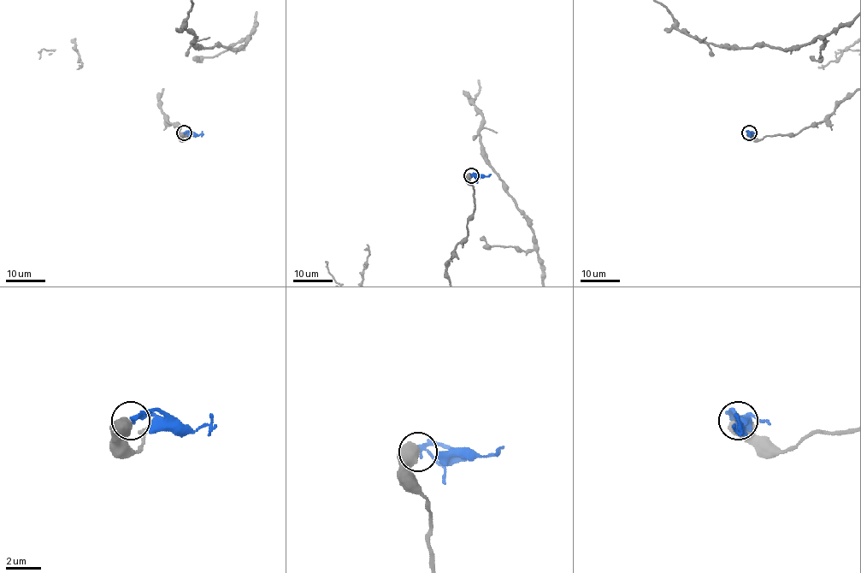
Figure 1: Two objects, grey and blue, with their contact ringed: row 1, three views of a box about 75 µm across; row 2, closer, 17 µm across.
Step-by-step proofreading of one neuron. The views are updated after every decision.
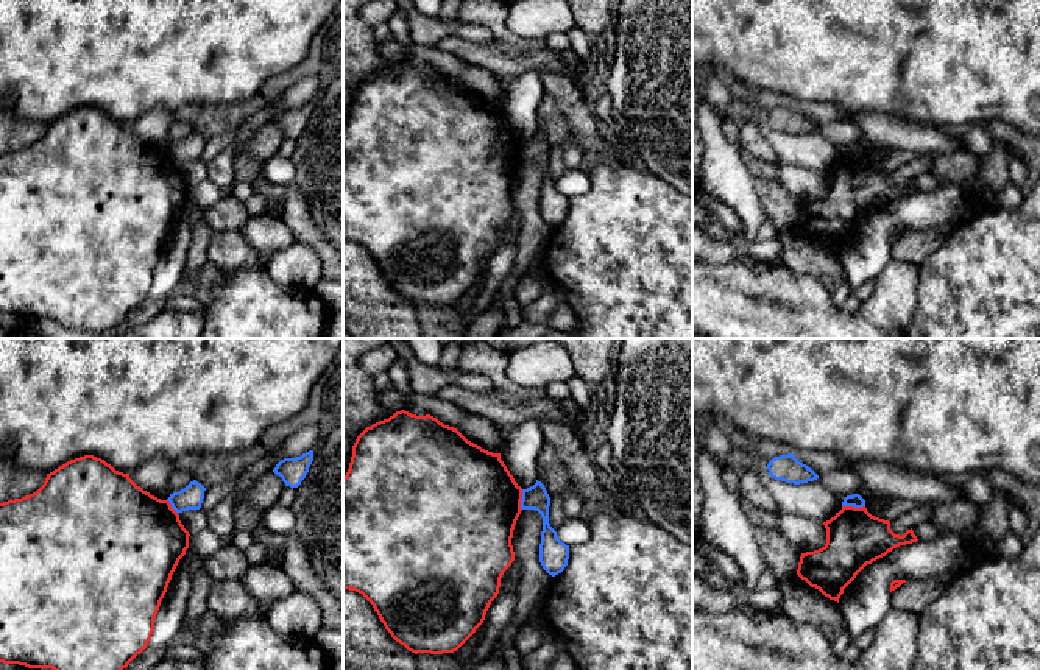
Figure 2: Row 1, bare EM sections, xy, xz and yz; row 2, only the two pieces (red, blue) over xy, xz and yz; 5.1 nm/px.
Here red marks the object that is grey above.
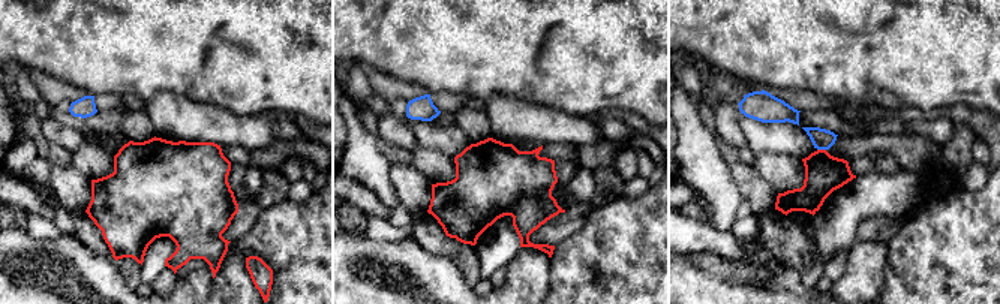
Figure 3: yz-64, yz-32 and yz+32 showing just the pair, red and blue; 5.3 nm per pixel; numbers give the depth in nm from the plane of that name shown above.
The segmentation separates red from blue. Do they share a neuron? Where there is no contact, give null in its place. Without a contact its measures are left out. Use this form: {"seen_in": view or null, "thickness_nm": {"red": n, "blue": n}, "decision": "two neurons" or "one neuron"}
{"seen_in": "yz", "thickness_nm": {"red": 300, "blue": 70}, "decision": "two neurons"}

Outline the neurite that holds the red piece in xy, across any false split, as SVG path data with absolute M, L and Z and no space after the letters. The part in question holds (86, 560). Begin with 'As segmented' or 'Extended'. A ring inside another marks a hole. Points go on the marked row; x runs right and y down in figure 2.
As segmented. M84 455L47 474L44 485L22 499L0 503L0 662L51 670L123 670L140 654L154 631L154 619L172 575L189 548L189 531L168 500L137 486L129 474L115 471L104 460Z

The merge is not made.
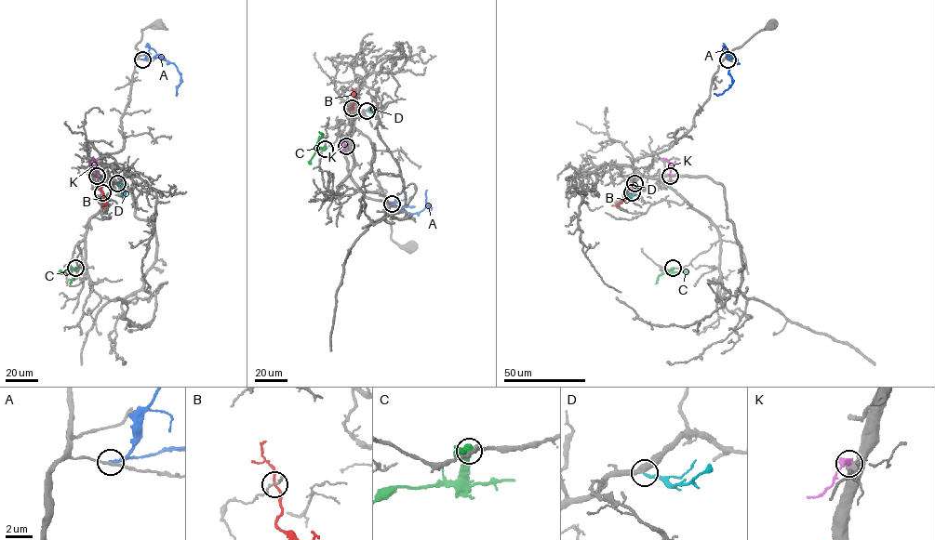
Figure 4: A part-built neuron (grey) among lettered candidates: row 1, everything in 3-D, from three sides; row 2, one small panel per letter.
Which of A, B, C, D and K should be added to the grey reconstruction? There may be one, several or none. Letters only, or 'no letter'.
D

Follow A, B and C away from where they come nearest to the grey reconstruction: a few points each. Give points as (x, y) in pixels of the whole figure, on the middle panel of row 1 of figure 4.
A: (392, 204), (412, 213), (422, 211), (428, 204), (430, 208), (426, 204), (426, 190)
B: (352, 108), (355, 94), (351, 94)
C: (325, 149), (316, 148), (323, 135), (319, 131)

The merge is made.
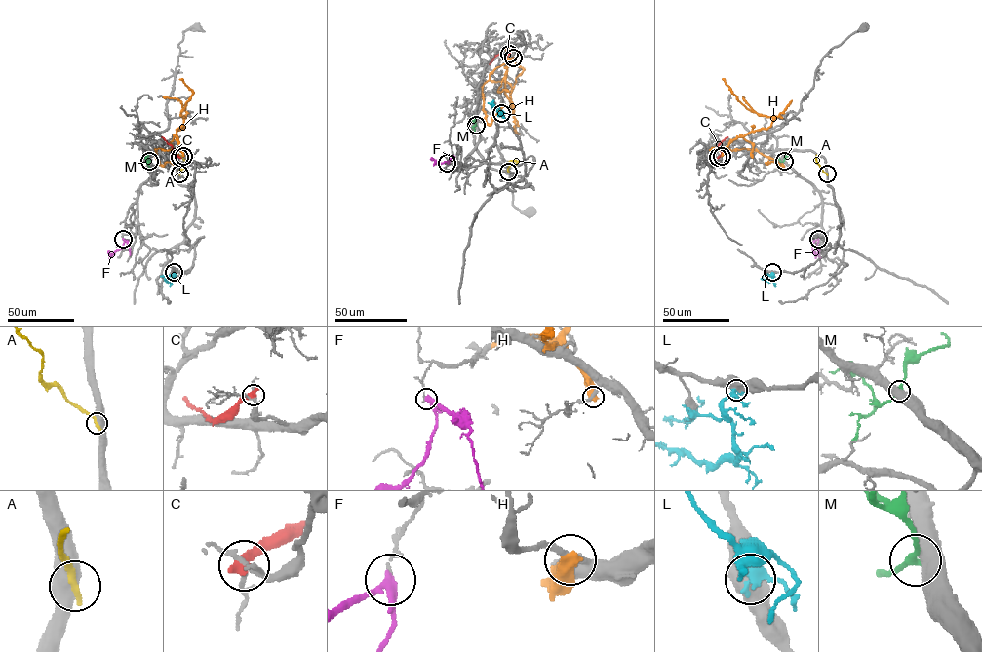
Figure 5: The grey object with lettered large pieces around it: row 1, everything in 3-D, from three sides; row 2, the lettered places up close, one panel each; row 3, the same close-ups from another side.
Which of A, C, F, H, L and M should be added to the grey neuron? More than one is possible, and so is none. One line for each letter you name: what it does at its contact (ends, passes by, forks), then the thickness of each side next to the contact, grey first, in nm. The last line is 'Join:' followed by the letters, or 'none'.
Join: none

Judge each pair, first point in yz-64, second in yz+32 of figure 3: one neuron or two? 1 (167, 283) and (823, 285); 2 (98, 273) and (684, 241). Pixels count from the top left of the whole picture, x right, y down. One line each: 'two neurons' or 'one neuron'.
1: two neurons
2: two neurons

